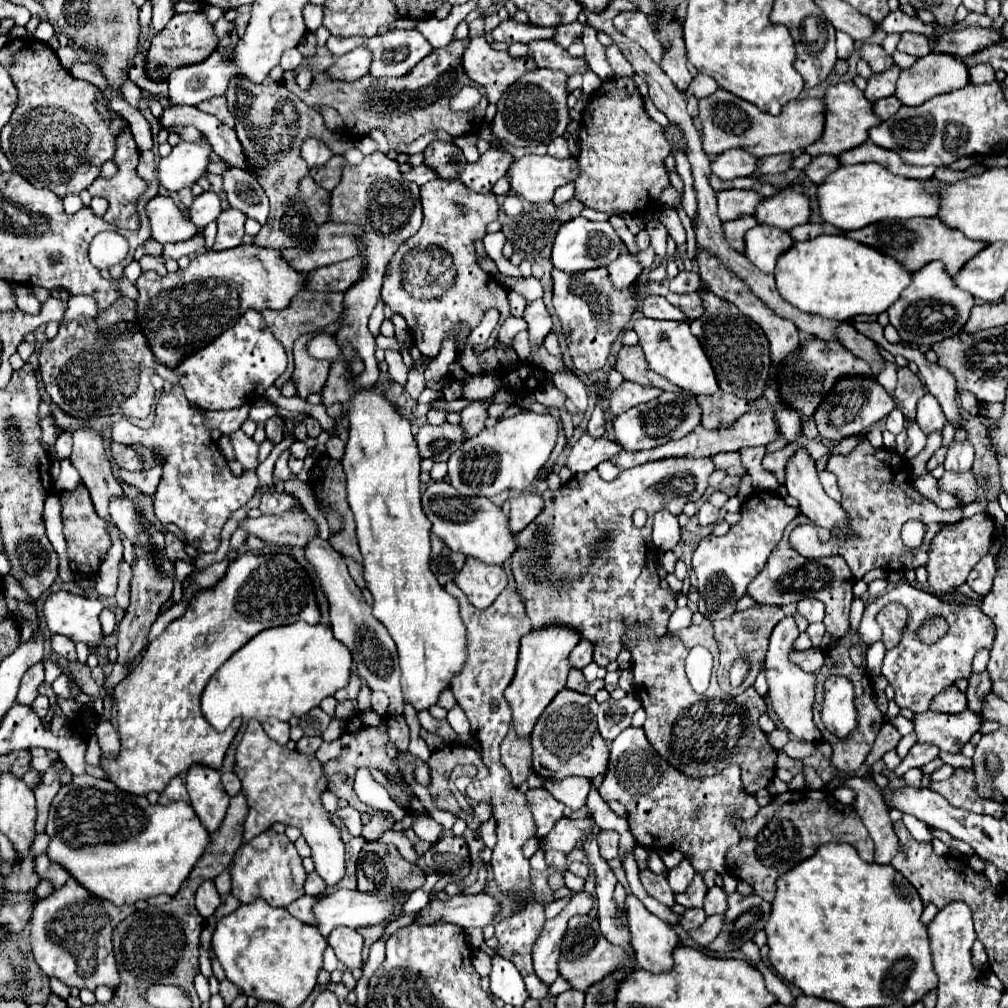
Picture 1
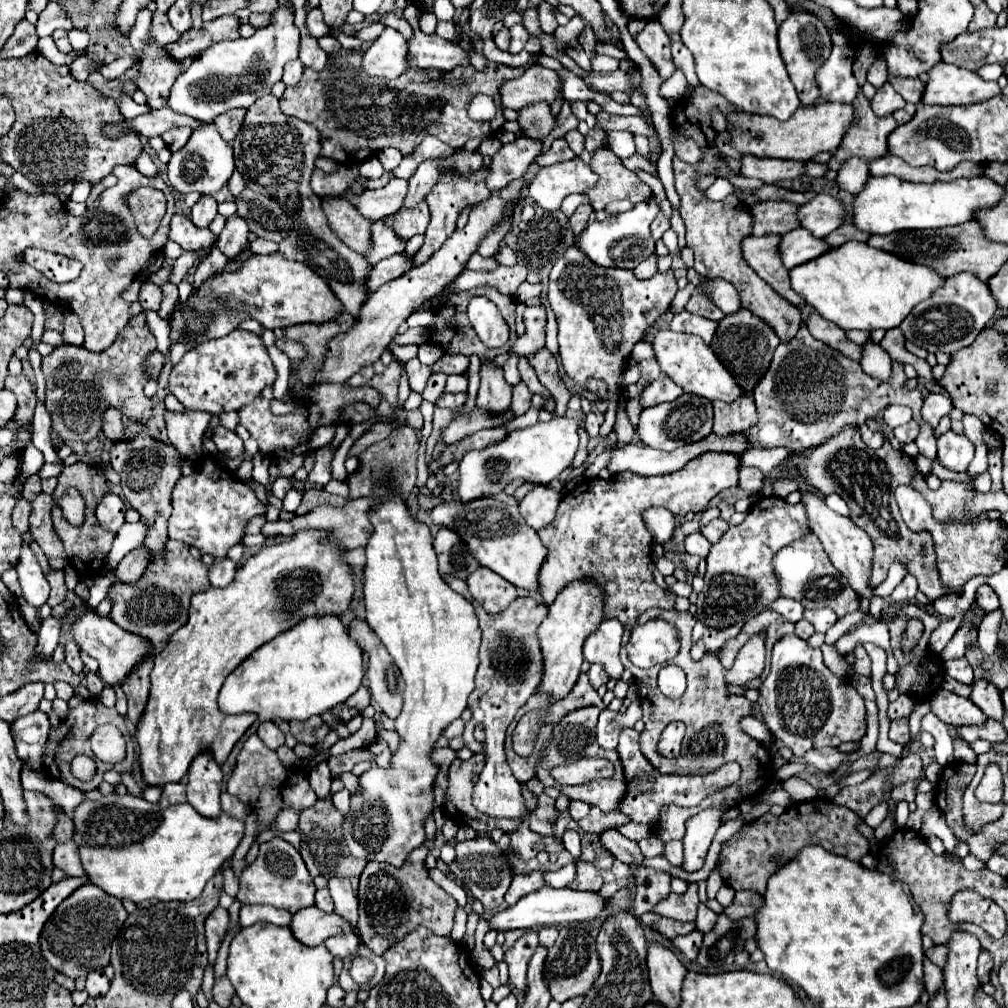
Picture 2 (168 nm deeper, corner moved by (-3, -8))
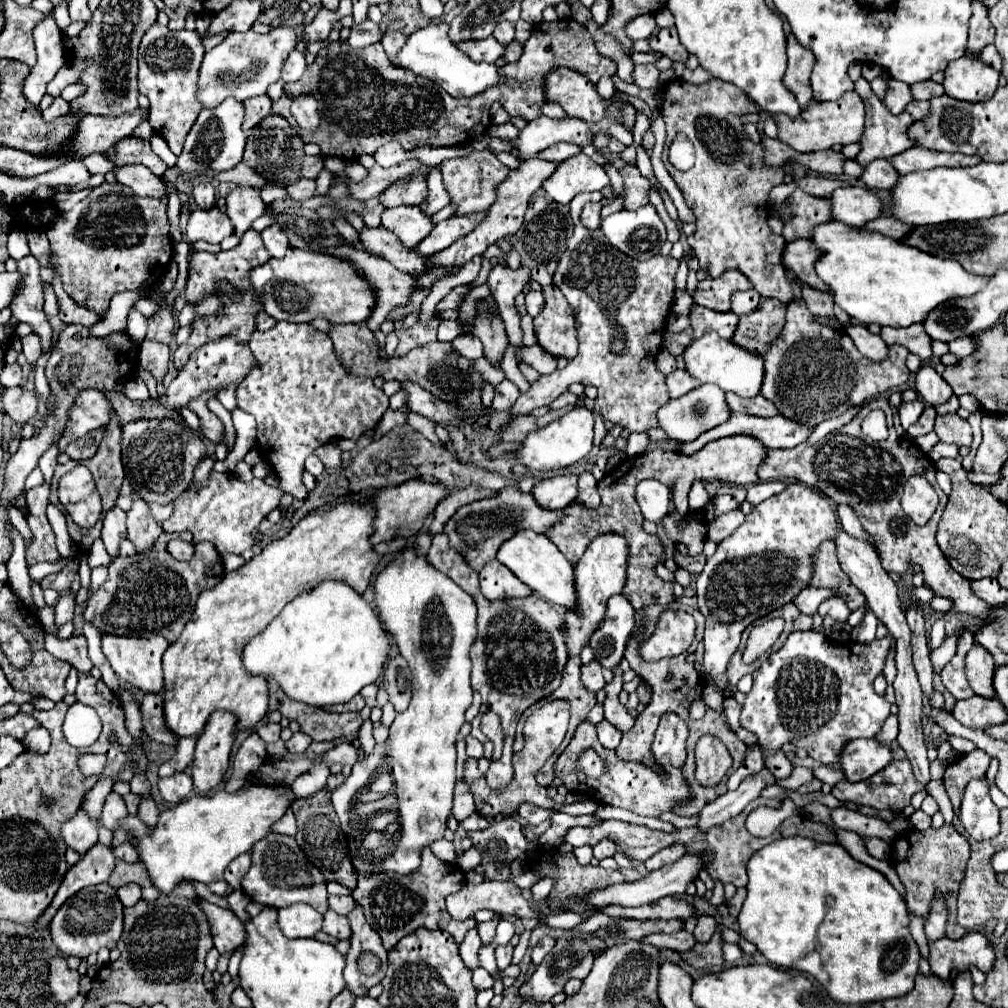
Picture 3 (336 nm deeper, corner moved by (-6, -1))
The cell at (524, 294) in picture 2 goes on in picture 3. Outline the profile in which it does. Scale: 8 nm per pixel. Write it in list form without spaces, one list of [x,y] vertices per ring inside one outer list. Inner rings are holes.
[[[540,265],[531,270],[533,279],[542,287],[553,285],[553,275],[548,272],[546,265]]]

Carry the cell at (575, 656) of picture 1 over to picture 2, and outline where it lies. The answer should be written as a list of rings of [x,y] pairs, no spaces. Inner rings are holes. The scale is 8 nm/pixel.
[[[603,620],[599,628],[587,638],[583,644],[583,656],[587,662],[599,662],[609,670],[609,678],[621,678],[623,664],[619,660],[619,646],[621,646],[623,626],[619,620]]]

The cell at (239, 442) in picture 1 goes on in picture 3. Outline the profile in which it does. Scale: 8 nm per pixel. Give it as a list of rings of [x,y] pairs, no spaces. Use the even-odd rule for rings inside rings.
[[[202,393],[198,399],[192,399],[192,401],[188,403],[188,407],[190,407],[190,409],[198,415],[198,419],[200,419],[200,433],[202,433],[206,439],[218,443],[218,441],[222,439],[224,427],[222,427],[220,419],[206,407],[206,395]]]

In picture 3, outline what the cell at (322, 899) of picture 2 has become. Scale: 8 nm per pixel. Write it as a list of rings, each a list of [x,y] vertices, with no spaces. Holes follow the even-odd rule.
[[[330,895],[330,897],[328,897],[328,905],[330,905],[336,913],[346,915],[346,913],[350,913],[350,911],[354,909],[356,901],[354,901],[352,897],[338,897],[338,895]]]

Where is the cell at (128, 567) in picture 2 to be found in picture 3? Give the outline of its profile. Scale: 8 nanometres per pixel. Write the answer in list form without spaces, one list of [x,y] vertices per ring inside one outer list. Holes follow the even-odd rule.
[[[134,493],[134,503],[132,509],[128,511],[128,539],[136,545],[136,551],[144,553],[152,549],[160,533],[162,533],[162,523],[152,517],[148,503]]]

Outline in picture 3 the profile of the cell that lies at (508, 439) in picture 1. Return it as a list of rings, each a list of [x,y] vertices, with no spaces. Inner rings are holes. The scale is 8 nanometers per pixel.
[[[576,407],[558,421],[530,433],[526,441],[522,441],[522,447],[516,453],[516,457],[522,461],[522,465],[526,465],[532,471],[540,471],[540,473],[556,471],[570,467],[578,463],[582,457],[586,457],[594,447],[592,441],[594,441],[594,415],[586,407]]]

